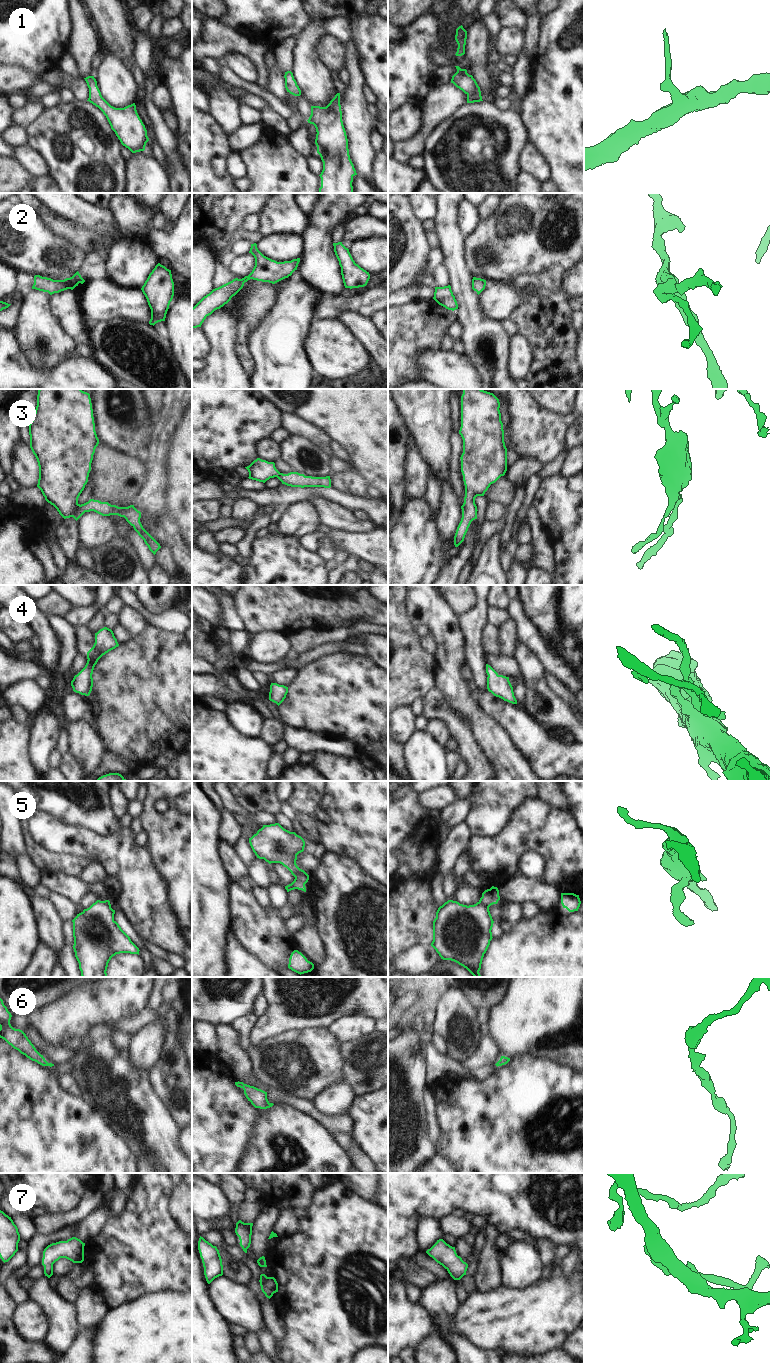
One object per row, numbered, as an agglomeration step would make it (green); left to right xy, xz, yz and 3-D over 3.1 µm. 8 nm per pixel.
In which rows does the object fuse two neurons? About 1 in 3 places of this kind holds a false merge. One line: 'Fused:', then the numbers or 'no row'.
Fused: 5

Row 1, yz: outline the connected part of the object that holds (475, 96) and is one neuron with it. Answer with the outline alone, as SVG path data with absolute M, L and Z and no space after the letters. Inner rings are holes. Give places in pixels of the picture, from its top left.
M455 66L457 72L452 76L451 83L467 95L467 103L480 102L482 100L480 87L472 75L466 69Z

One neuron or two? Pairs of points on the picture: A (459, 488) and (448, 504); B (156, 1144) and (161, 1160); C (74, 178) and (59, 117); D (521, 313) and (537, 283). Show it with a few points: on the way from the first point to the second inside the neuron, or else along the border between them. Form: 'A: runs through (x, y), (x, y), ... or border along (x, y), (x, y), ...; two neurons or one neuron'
A: border along (451, 482), (458, 502), (461, 505); two neurons
B: runs through (160, 1148), (161, 1156); one neuron
C: runs through (74, 163), (74, 140), (66, 132); one neuron
D: runs through (528, 306), (537, 297), (537, 290); one neuron

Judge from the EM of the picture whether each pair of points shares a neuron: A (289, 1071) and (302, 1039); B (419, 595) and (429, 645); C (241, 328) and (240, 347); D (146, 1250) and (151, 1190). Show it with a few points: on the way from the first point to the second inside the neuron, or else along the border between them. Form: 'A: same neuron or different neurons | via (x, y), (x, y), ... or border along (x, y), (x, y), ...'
A: same neuron | via (297, 1063), (302, 1058), (302, 1047)
B: different neurons | border along (429, 635), (434, 642), (434, 654)
C: same neuron | via (241, 333), (241, 342)
D: same neuron | via (146, 1235), (147, 1205)

